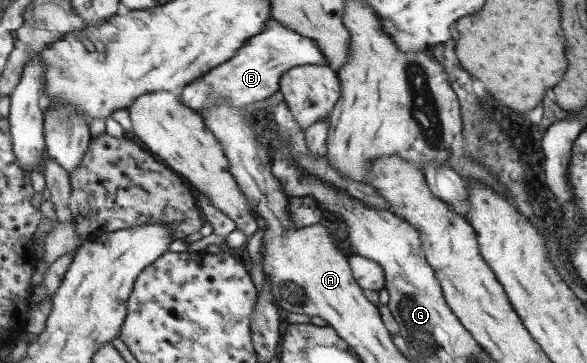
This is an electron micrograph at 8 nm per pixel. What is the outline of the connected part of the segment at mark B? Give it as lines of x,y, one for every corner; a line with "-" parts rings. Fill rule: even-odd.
271,19
267,22
265,31
249,39
235,57
187,86
180,95
180,100
199,114
218,101
226,101
234,107
245,107
249,103
265,101
280,90
281,78
290,69
309,64
325,66
329,62
324,59
317,46
310,37
305,37
285,27
280,21

